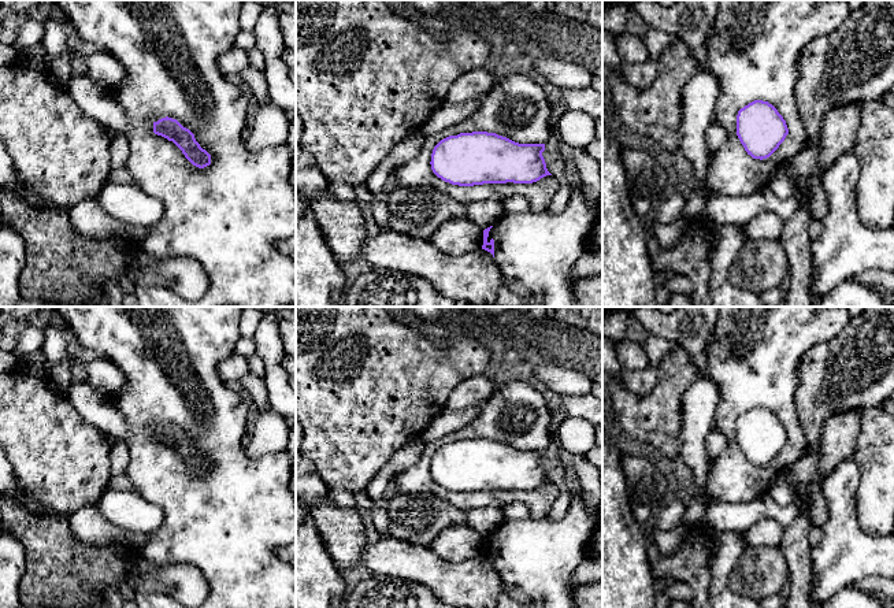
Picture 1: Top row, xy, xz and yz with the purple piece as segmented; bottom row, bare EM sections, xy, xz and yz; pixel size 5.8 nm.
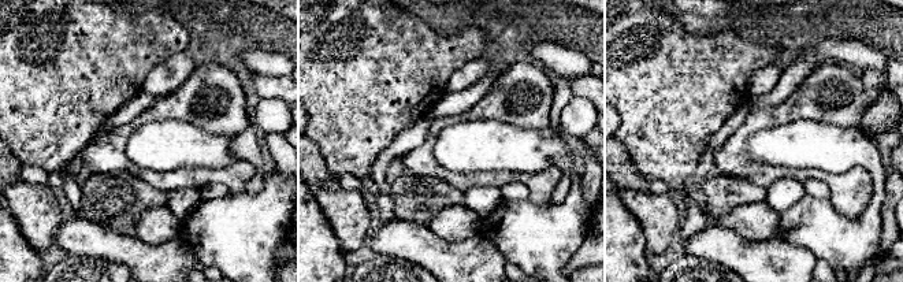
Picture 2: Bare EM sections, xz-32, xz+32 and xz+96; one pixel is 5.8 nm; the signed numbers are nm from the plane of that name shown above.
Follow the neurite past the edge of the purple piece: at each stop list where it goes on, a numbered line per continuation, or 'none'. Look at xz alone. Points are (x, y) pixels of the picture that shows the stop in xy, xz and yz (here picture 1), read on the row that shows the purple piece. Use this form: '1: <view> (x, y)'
1: xz (540, 249)

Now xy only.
none

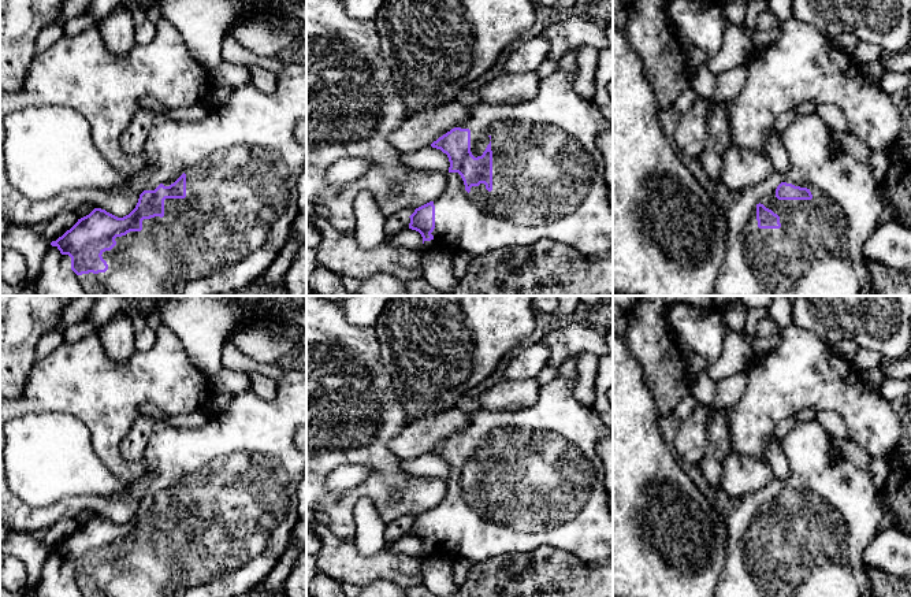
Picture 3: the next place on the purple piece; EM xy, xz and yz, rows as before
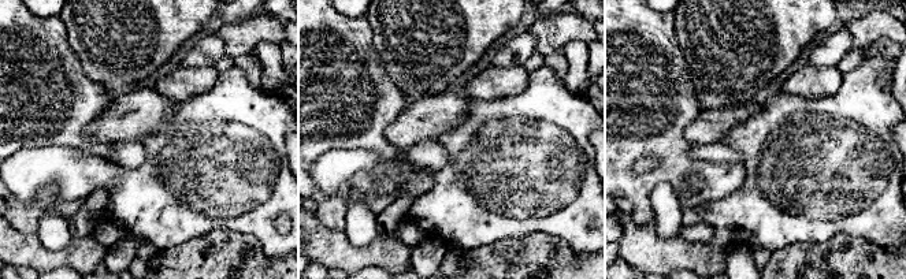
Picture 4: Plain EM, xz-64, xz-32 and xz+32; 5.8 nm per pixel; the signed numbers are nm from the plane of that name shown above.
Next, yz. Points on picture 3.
1: yz (817, 251)

